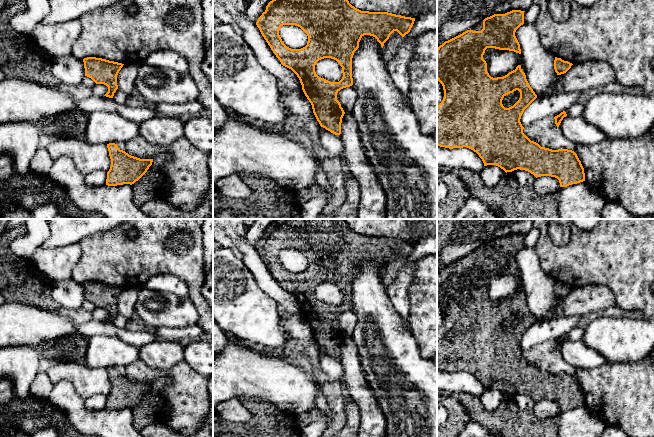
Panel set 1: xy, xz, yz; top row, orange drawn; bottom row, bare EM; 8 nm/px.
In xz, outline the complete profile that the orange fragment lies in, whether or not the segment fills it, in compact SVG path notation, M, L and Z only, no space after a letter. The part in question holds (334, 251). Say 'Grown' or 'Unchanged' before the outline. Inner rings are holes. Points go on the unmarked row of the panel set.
Unchanged. M278 219L268 227L256 249L281 288L291 293L299 302L320 350L340 359L345 336L337 324L337 317L353 309L352 282L359 272L361 262L364 259L373 260L383 272L394 255L402 261L408 258L414 245L415 242L388 236L361 235L352 230L345 219ZM283 249L300 251L308 260L307 269L301 273L287 271L279 259ZM324 282L334 283L342 291L343 301L339 306L330 306L316 298L315 289Z

